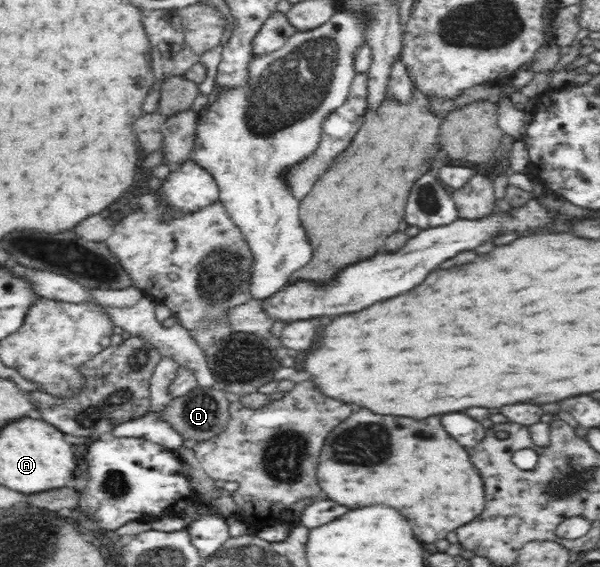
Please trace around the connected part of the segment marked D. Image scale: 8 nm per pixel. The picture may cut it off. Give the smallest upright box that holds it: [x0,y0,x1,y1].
[165,385,230,443]

